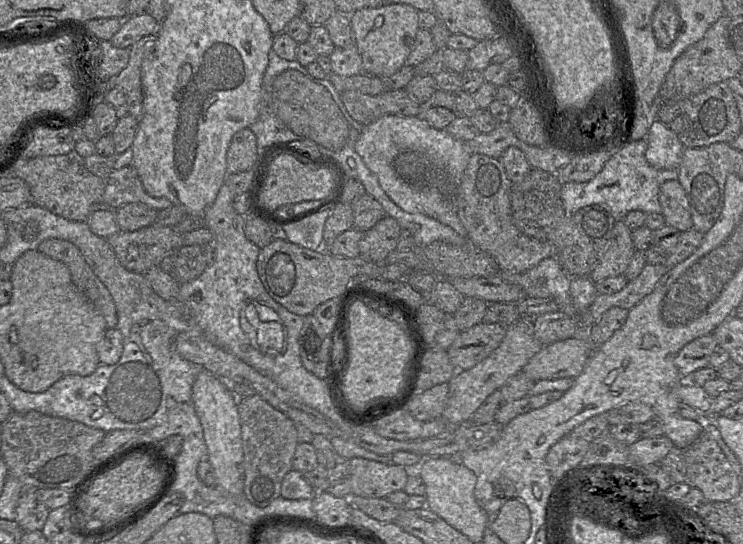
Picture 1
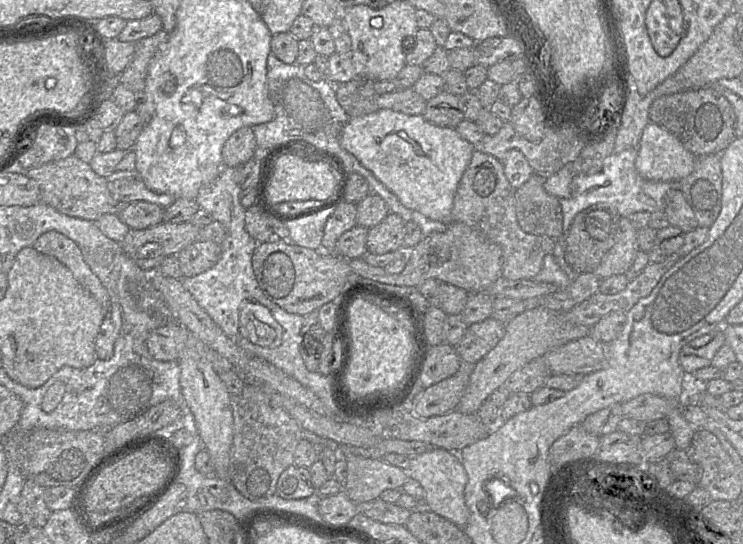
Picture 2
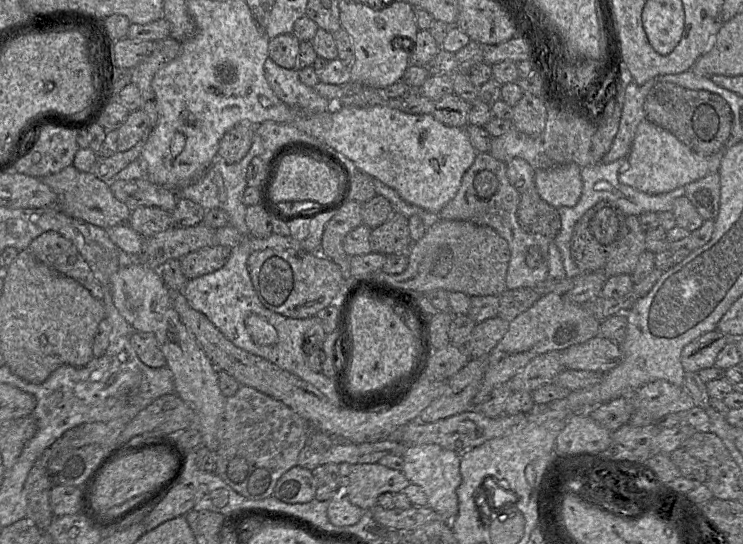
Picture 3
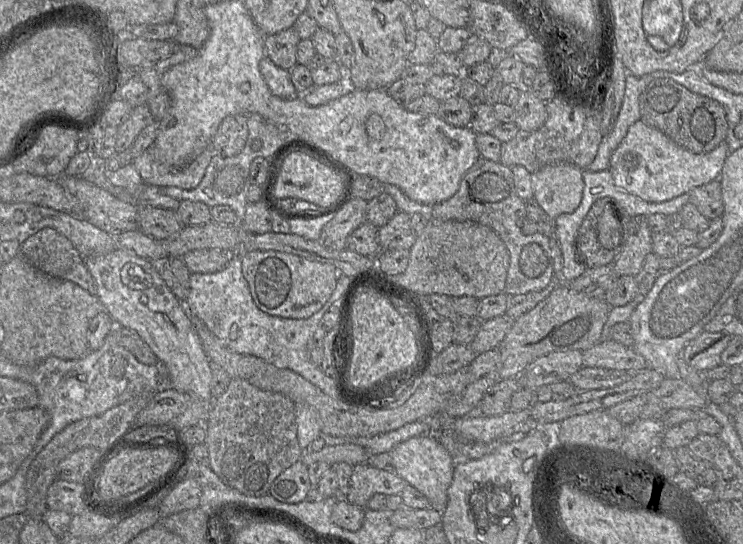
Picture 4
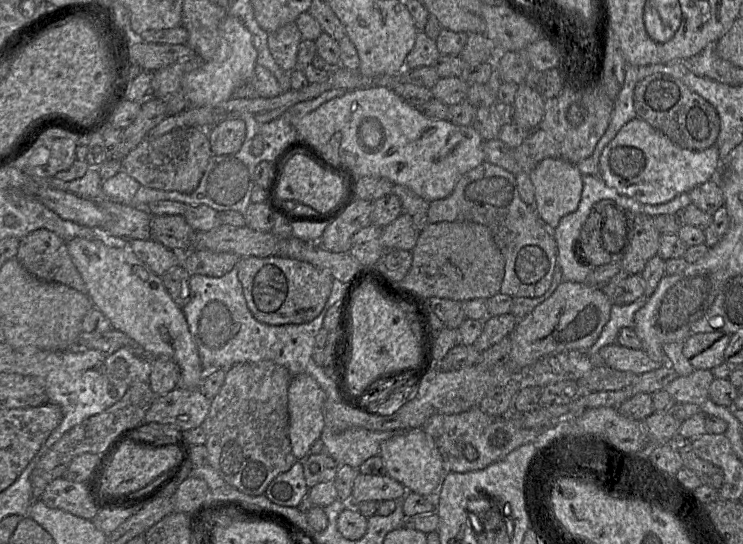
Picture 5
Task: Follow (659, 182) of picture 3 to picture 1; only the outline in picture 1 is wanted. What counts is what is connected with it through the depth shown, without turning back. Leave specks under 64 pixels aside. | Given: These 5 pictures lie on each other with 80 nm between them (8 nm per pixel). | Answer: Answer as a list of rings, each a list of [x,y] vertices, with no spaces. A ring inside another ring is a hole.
[[[656,119],[646,136],[645,159],[657,169],[678,169],[684,151],[674,132]]]

